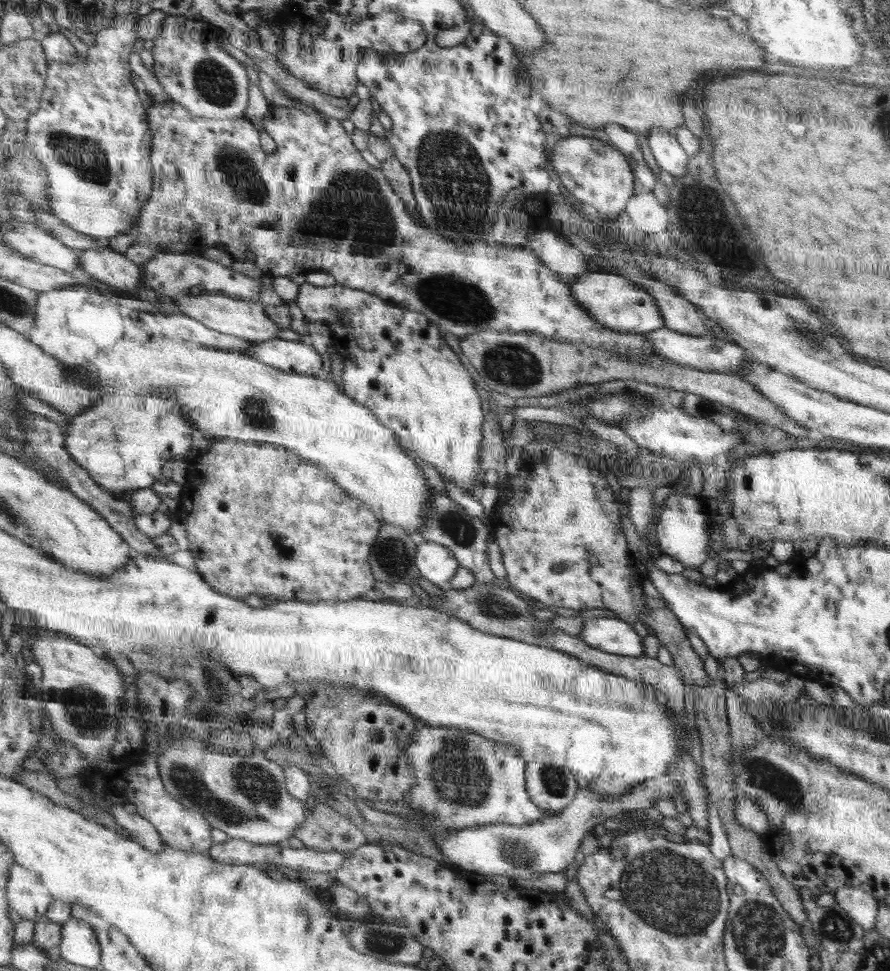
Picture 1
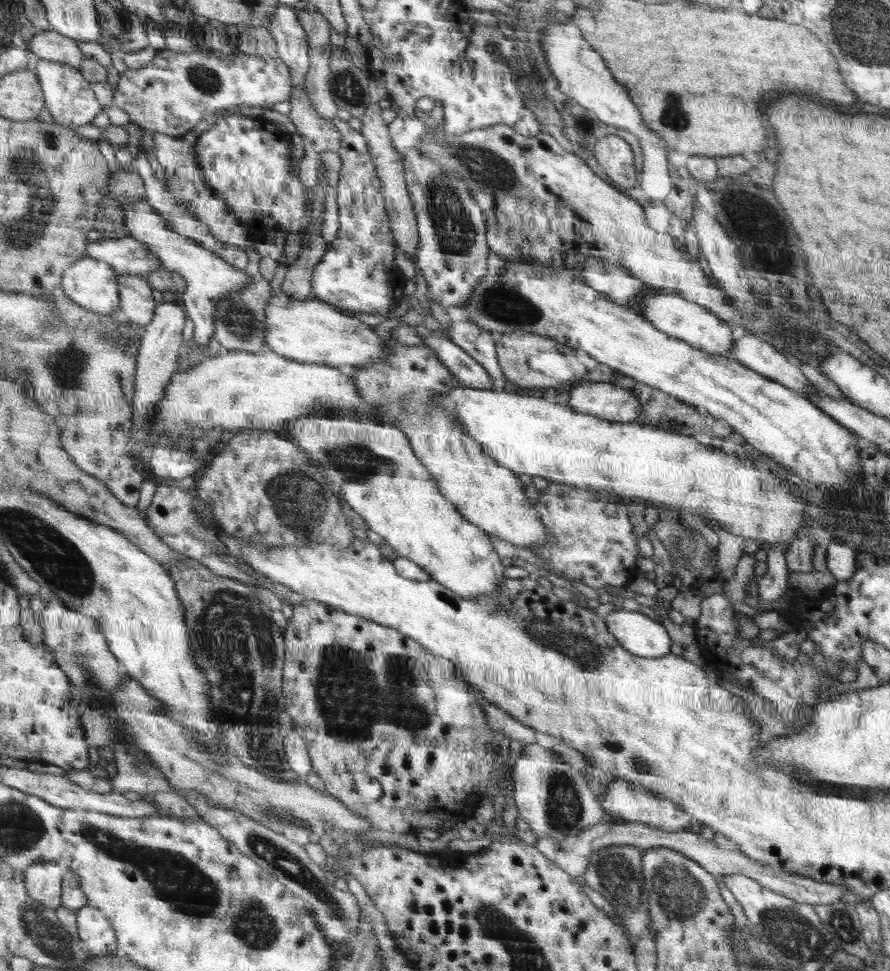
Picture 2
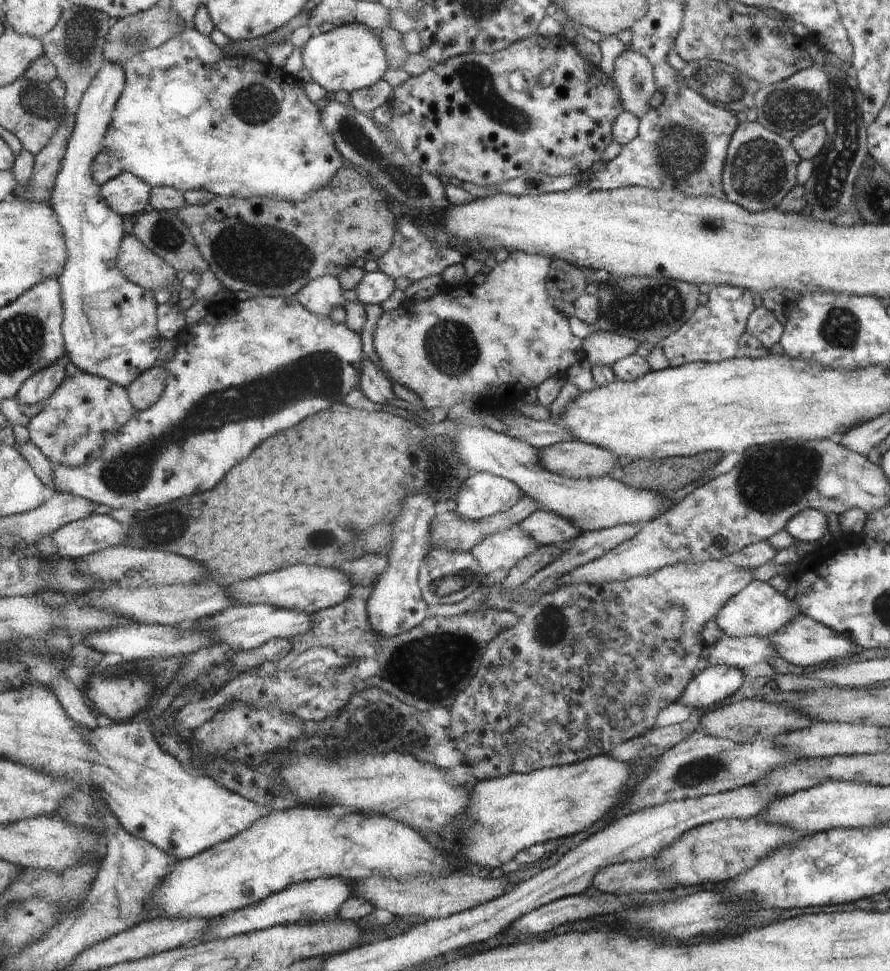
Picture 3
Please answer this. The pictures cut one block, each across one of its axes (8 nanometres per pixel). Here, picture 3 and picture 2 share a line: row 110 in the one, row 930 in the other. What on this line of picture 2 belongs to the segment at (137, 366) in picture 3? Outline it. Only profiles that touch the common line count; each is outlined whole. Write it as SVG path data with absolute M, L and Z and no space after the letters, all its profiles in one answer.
M86 905L79 910L79 934L85 947L93 955L119 952L118 935L108 915L96 905Z

